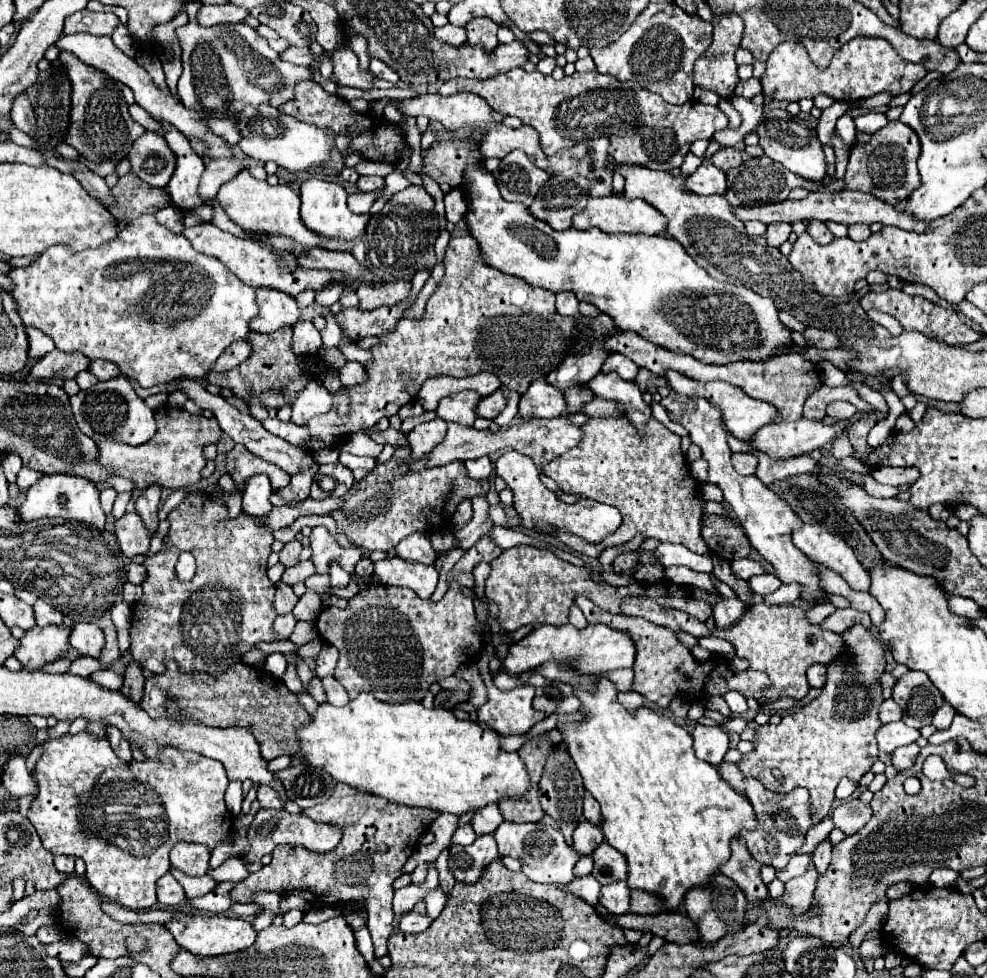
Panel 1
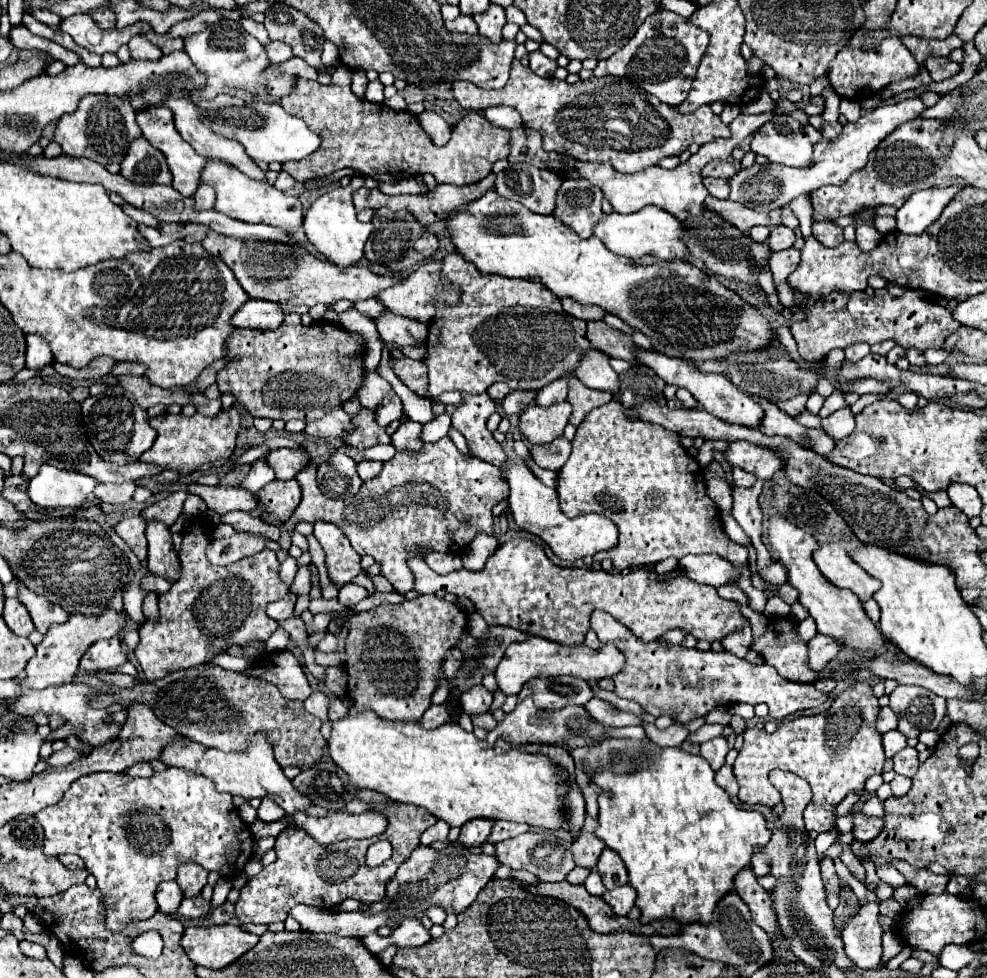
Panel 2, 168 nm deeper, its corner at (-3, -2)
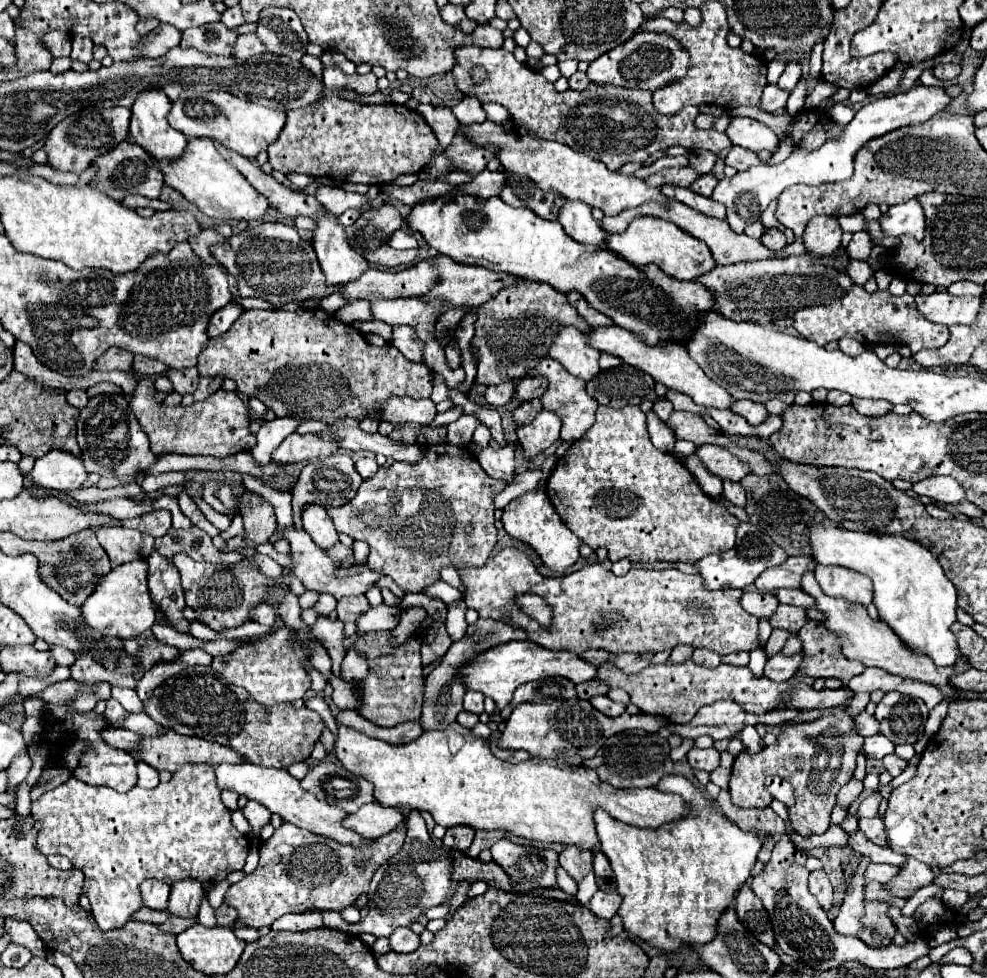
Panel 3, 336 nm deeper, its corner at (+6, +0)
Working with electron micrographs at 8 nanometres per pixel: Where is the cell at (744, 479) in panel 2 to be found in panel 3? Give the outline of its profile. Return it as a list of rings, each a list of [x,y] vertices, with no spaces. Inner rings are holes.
[[[723,482],[723,496],[729,498],[735,506],[745,506],[745,490],[739,482]]]

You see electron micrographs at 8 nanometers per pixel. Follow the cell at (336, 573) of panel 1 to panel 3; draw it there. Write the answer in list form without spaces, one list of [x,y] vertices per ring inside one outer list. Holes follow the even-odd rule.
[[[363,594],[361,596],[347,596],[337,602],[337,616],[341,622],[355,622],[357,616],[363,614],[367,608],[369,608],[369,602]]]

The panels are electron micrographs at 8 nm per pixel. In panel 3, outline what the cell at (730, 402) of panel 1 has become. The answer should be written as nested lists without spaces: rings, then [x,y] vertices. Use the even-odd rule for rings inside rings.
[[[619,326],[595,328],[593,334],[589,334],[589,342],[597,350],[613,354],[613,356],[621,358],[625,364],[635,366],[635,368],[651,374],[651,378],[655,378],[655,382],[661,382],[667,388],[675,388],[675,390],[687,394],[695,404],[699,404],[703,408],[731,410],[731,406],[735,404],[735,400],[731,398],[731,394],[727,394],[727,390],[723,390],[717,382],[711,382],[707,378],[707,374],[697,366],[697,362],[691,360],[691,356],[687,354],[687,350],[681,344],[665,342],[665,344],[657,344],[657,346],[649,348],[641,340],[637,340],[637,336],[633,336],[631,332],[627,332],[627,330],[619,328]]]

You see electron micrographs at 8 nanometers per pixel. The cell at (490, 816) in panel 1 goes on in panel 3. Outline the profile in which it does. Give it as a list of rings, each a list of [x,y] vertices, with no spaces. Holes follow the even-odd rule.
[[[455,826],[455,828],[447,828],[447,834],[443,838],[443,844],[453,848],[453,850],[459,850],[459,852],[467,852],[467,848],[471,846],[473,842],[473,834],[475,830],[467,828],[467,826]]]

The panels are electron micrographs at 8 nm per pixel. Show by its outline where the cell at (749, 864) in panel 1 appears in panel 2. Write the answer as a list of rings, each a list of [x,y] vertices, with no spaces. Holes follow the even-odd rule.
[[[744,868],[738,872],[738,876],[734,880],[734,890],[750,908],[752,920],[762,930],[766,930],[770,938],[774,938],[778,924],[776,924],[776,912],[772,910],[770,894],[758,884],[758,880],[750,868]]]

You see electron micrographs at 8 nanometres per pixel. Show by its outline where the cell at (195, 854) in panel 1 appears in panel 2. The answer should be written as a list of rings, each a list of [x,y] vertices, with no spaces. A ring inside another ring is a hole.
[[[186,862],[186,864],[180,864],[176,882],[180,884],[186,898],[194,898],[194,896],[200,896],[202,888],[206,886],[206,878],[208,878],[208,872],[204,868],[200,868],[194,862]]]

